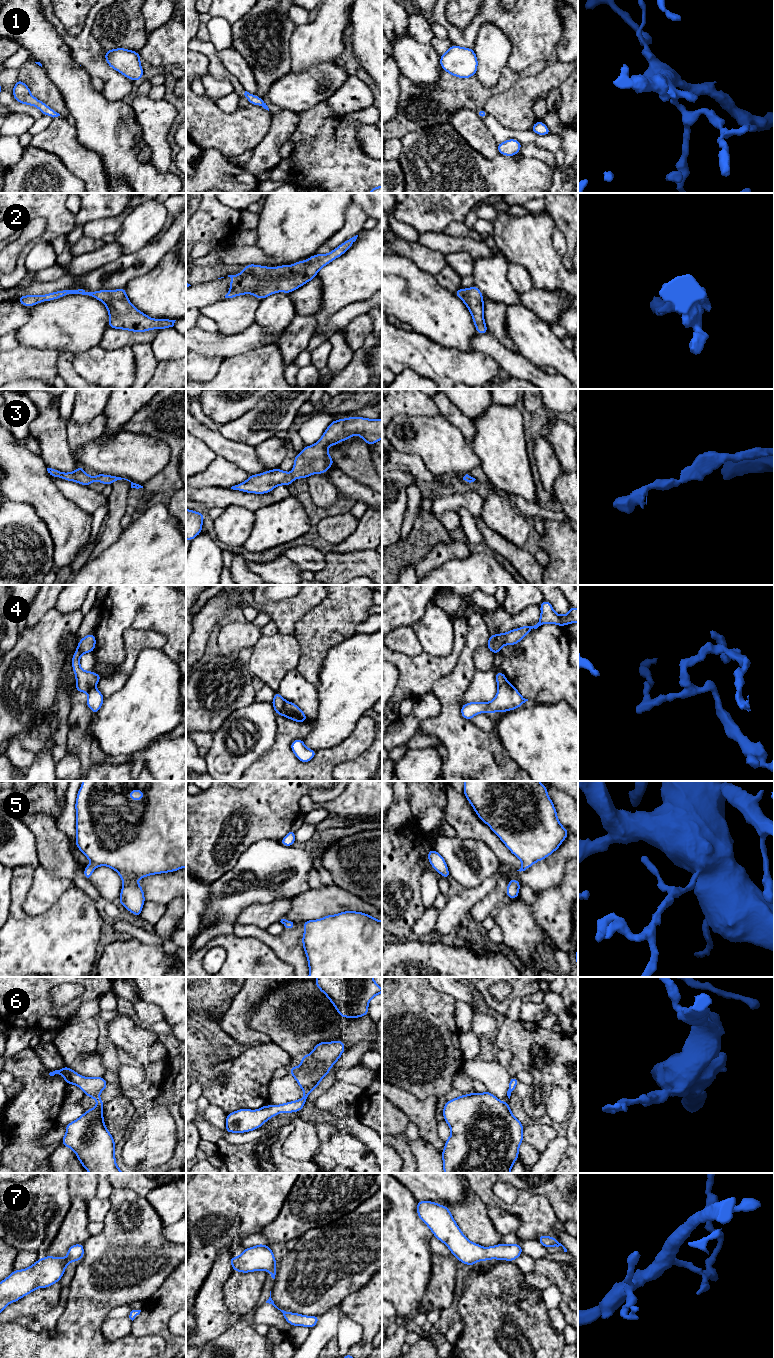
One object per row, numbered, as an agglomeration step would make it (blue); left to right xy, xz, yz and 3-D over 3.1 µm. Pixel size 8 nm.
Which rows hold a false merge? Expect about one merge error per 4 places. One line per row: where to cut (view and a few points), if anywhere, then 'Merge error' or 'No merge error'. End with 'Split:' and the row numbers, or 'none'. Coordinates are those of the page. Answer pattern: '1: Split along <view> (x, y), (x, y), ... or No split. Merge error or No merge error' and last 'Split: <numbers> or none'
1: No split. No merge error
2: No split. No merge error
3: No split. No merge error
4: Split along xz (288, 701), (278, 713). Merge error
5: No split. No merge error
6: No split. No merge error
7: No split. No merge error
Split: 4

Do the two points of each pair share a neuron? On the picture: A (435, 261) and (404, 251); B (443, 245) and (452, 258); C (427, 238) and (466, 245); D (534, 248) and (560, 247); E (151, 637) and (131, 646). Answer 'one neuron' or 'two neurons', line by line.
A: one neuron
B: two neurons
C: one neuron
D: two neurons
E: one neuron

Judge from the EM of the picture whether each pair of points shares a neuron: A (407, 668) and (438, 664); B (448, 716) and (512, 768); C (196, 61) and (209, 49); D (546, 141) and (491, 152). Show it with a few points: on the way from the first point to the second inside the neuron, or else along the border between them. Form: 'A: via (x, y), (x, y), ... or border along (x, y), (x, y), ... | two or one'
A: via (415, 668), (430, 668) | one
B: border along (488, 734), (489, 750), (501, 770) | two
C: border along (196, 51), (204, 54), (209, 60), (208, 71) | two
D: border along (484, 123), (484, 126), (498, 143) | two

